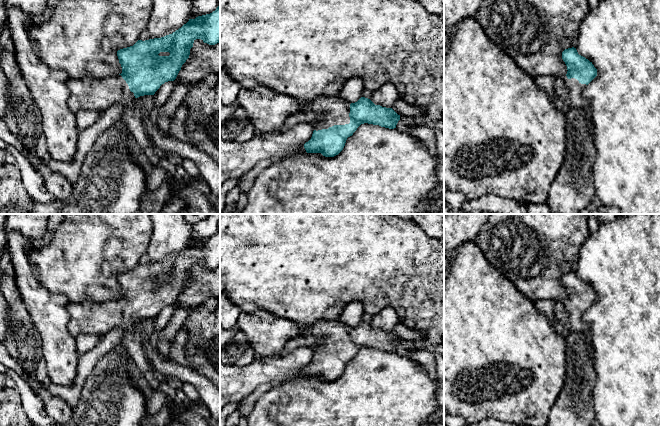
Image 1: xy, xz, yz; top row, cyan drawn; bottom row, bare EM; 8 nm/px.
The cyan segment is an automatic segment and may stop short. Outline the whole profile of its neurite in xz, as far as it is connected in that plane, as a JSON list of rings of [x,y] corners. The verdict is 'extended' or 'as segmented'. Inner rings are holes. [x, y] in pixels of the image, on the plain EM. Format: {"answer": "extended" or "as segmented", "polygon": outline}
{"answer": "extended", "polygon": [[[321,319],[292,338],[281,351],[268,358],[285,356],[300,346],[312,347],[314,355],[311,363],[288,381],[306,376],[334,381],[343,374],[347,362],[352,360],[361,348],[394,353],[399,344],[400,339],[392,332],[375,329],[365,321],[351,327],[338,321]]]}

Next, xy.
{"answer": "extended", "polygon": [[[220,228],[210,238],[189,243],[181,252],[161,262],[138,264],[133,270],[117,275],[122,297],[105,302],[70,302],[67,311],[70,315],[68,330],[76,338],[81,334],[105,336],[115,328],[133,332],[135,324],[144,319],[154,319],[162,308],[174,305],[182,289],[190,279],[190,273],[196,263],[215,269],[220,266]]]}

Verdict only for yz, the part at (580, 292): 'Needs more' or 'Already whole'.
Needs more

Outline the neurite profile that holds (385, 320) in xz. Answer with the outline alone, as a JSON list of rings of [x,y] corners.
[[[385,307],[380,312],[373,315],[370,324],[375,329],[392,332],[398,322],[399,319],[396,311],[392,307]]]

